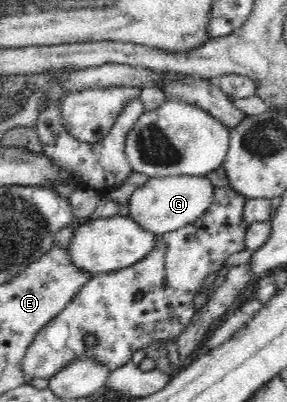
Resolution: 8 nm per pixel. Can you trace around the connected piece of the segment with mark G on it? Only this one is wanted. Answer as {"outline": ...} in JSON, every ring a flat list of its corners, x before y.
{"outline":[[206,175,150,177,142,188,132,194,128,204,128,216,148,232,157,235,174,232,196,222,210,208,210,204,214,203,214,192,214,184]]}

